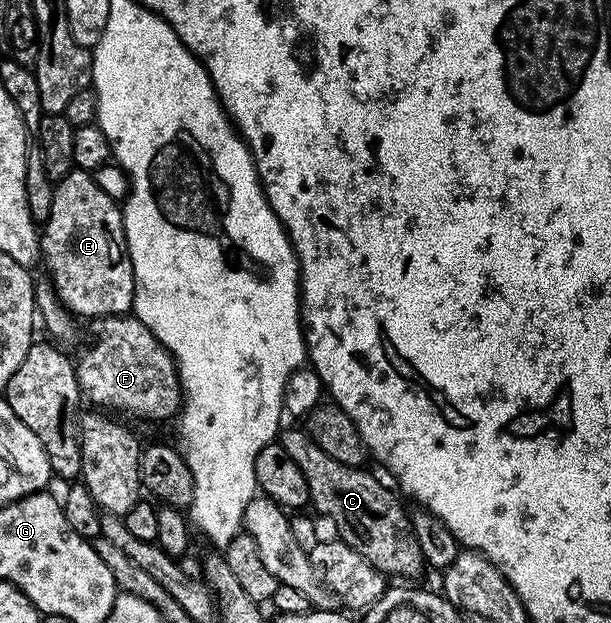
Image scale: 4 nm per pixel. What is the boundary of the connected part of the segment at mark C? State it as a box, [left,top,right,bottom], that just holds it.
[278,428,426,582]

